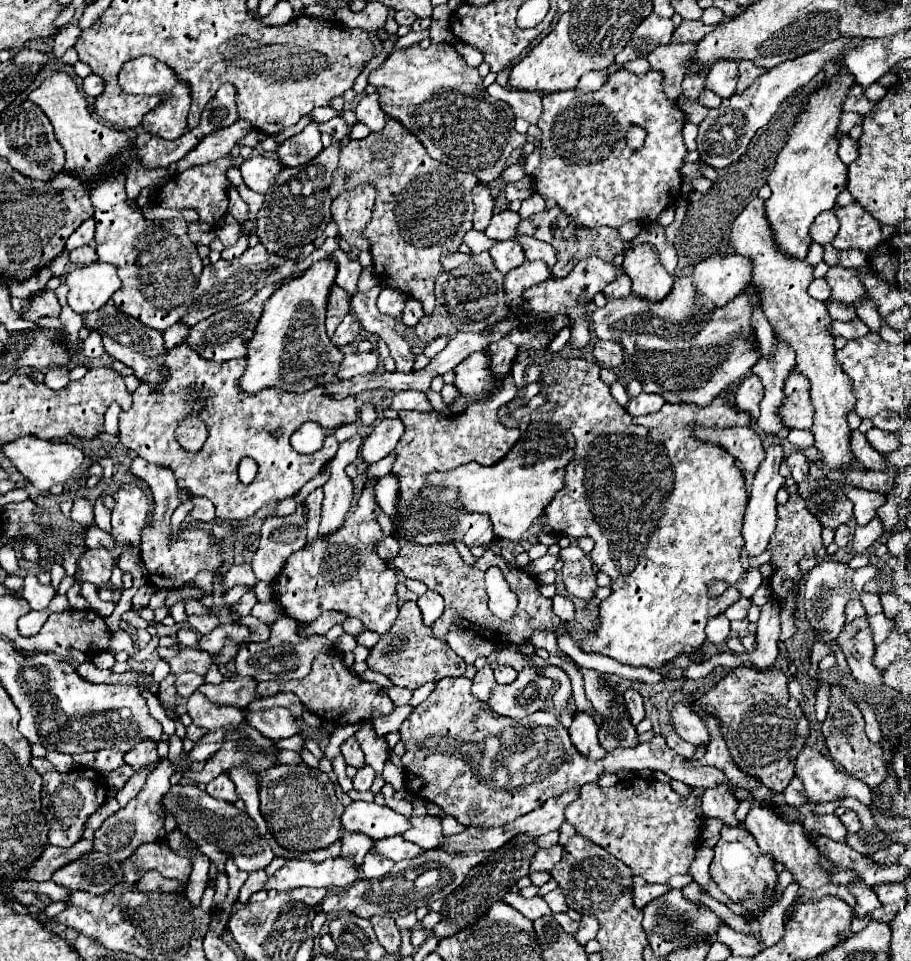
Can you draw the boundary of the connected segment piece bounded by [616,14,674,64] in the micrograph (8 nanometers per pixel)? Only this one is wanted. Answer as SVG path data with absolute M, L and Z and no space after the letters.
M650 14L632 34L630 42L624 46L624 50L616 56L616 62L628 62L640 56L648 56L656 46L668 44L674 32L674 24L670 18L660 18L656 14Z

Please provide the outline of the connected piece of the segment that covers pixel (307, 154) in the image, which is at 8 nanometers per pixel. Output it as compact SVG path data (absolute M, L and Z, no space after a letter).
M316 124L306 126L300 134L284 140L278 148L278 160L284 166L300 166L312 160L322 148L320 142L320 130Z

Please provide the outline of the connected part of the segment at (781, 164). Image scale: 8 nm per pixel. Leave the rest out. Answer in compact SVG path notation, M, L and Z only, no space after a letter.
M840 68L840 78L832 82L828 88L820 88L810 102L806 104L804 112L796 118L796 124L790 132L786 146L776 156L776 166L768 176L768 186L772 188L772 196L764 202L766 220L772 230L772 238L776 248L796 260L804 260L808 248L812 244L810 226L814 218L834 208L838 194L846 188L848 182L848 168L838 158L838 140L834 138L836 126L842 112L842 102L850 86L854 84L852 76Z

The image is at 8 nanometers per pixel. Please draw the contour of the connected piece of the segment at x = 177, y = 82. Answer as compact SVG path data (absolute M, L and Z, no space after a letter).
M142 56L142 58L136 58L132 62L126 62L124 68L120 70L118 82L120 82L120 88L126 94L156 94L156 96L162 96L162 104L156 106L154 110L150 110L142 118L144 130L148 130L148 132L152 132L160 138L166 138L166 140L176 140L186 132L186 126L188 126L186 116L190 112L190 102L192 102L190 90L188 90L190 86L186 82L182 82L164 62L150 58L150 56Z

